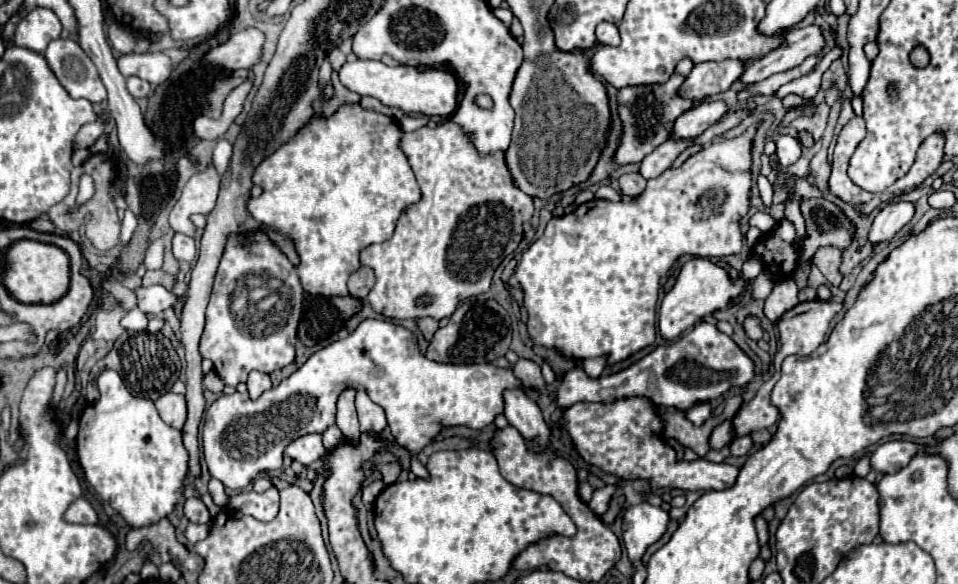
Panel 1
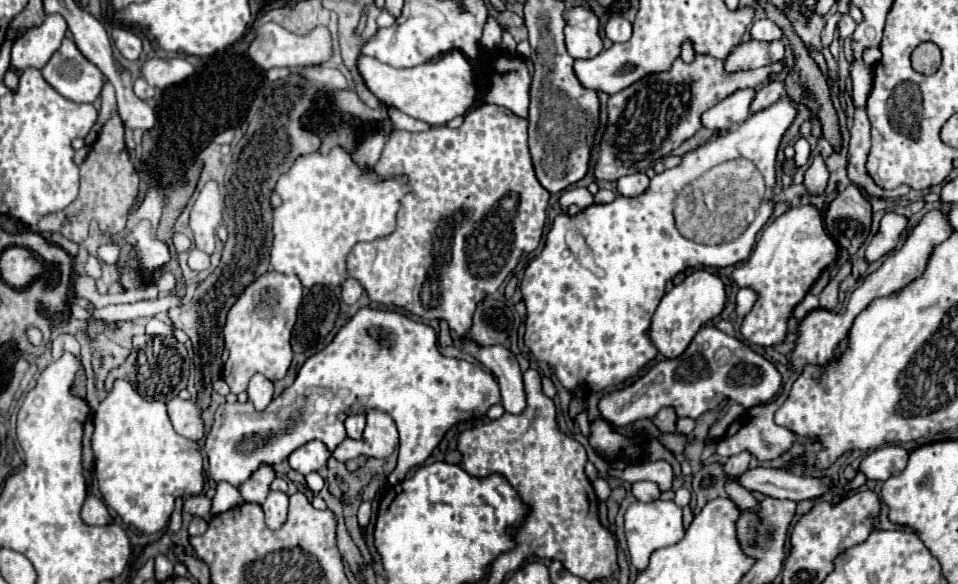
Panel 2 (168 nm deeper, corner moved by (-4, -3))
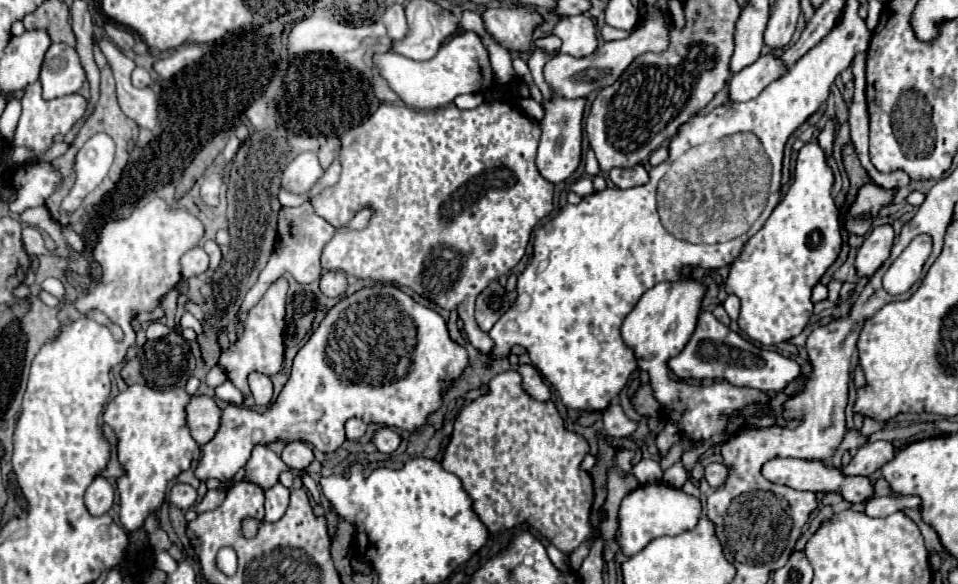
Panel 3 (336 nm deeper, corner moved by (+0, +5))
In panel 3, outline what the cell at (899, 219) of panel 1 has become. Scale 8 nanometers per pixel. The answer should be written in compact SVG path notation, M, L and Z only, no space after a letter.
M889 224L877 226L863 242L863 246L857 252L855 270L859 278L871 278L877 268L889 258L891 246L893 246L893 228Z

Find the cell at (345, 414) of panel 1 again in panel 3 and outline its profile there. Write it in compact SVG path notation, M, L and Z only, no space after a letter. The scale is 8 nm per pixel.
M351 418L345 422L345 432L347 432L347 440L359 440L367 430L367 424L359 418Z

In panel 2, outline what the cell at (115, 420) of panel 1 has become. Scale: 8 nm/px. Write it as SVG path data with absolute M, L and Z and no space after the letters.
M115 380L111 392L95 412L93 426L95 432L91 438L91 448L95 454L95 476L99 482L99 490L105 504L111 506L125 524L133 524L145 534L161 532L173 514L177 498L201 494L205 484L201 448L197 442L191 442L173 430L163 402L147 402L127 380Z

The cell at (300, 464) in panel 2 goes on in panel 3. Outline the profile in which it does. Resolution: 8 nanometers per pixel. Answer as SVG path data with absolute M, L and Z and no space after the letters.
M289 442L281 454L281 460L293 470L305 470L313 462L313 450L303 442Z

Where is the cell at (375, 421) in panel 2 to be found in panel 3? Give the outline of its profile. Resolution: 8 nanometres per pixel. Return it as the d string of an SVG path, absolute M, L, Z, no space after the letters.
M381 428L381 430L373 436L373 442L375 442L375 446L377 446L379 452L383 452L383 454L393 454L393 452L399 448L399 444L401 444L401 434L397 434L397 432L393 432L393 430L387 430L387 428Z

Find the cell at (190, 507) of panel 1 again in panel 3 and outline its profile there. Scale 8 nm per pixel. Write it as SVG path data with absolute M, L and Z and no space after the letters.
M173 484L173 488L169 490L169 500L181 510L189 510L197 500L197 492L189 484Z

